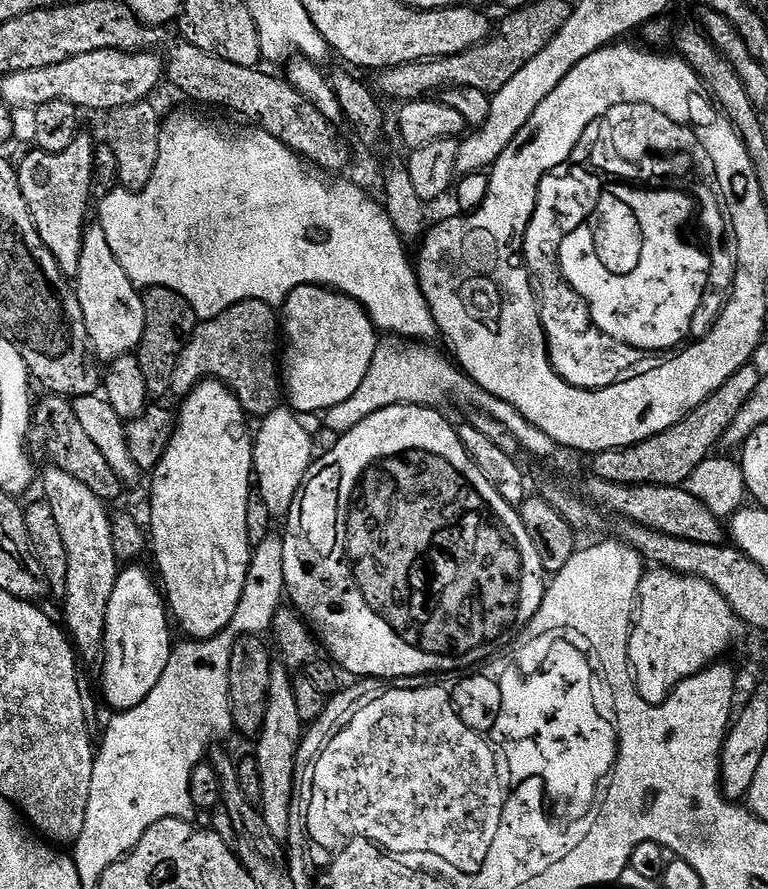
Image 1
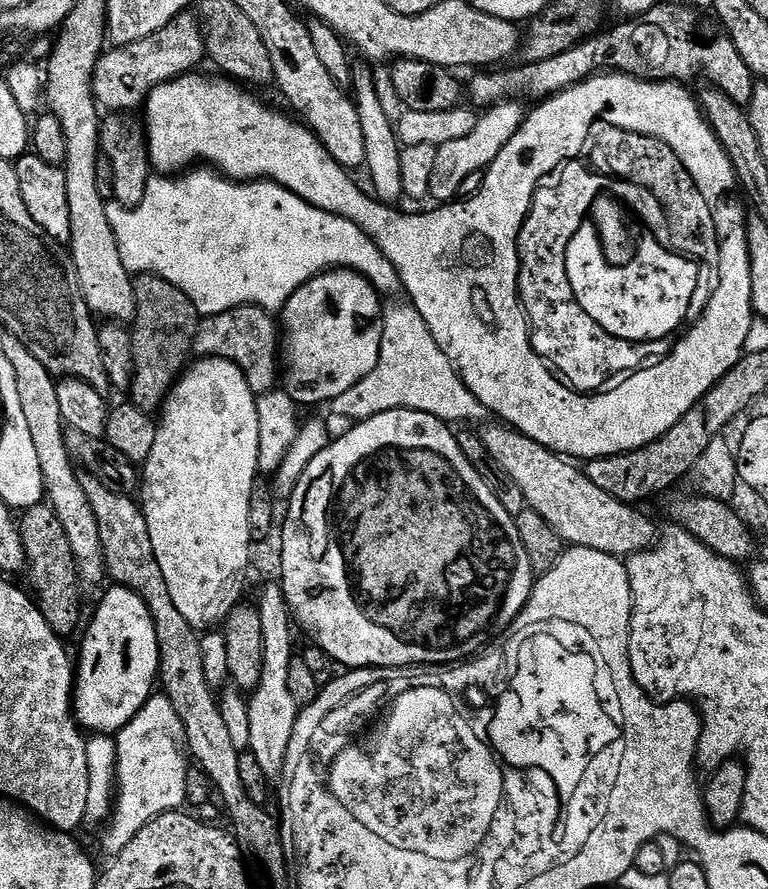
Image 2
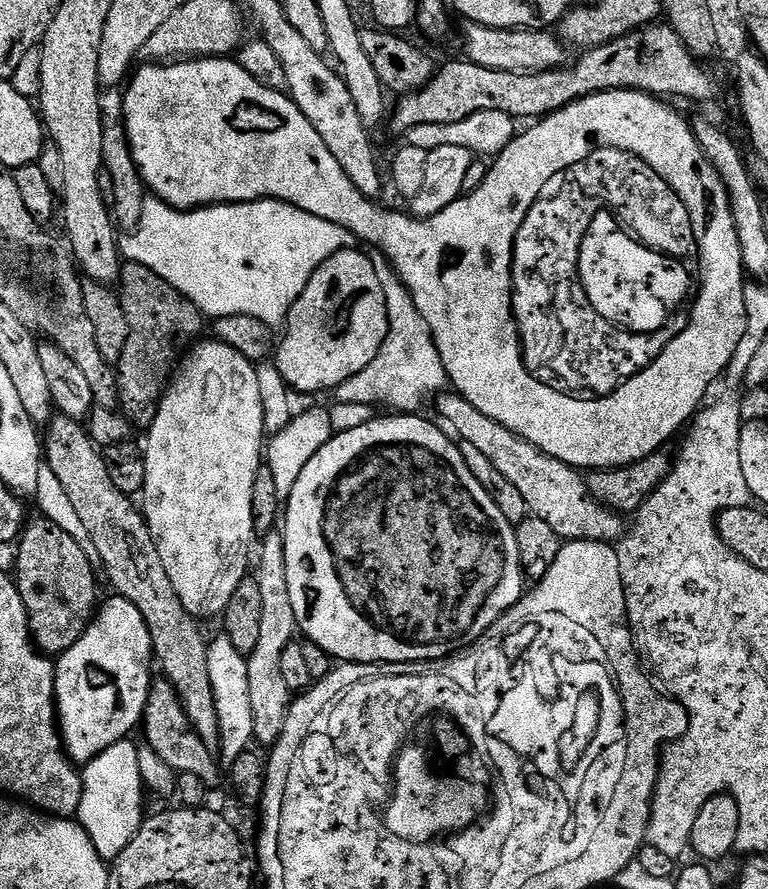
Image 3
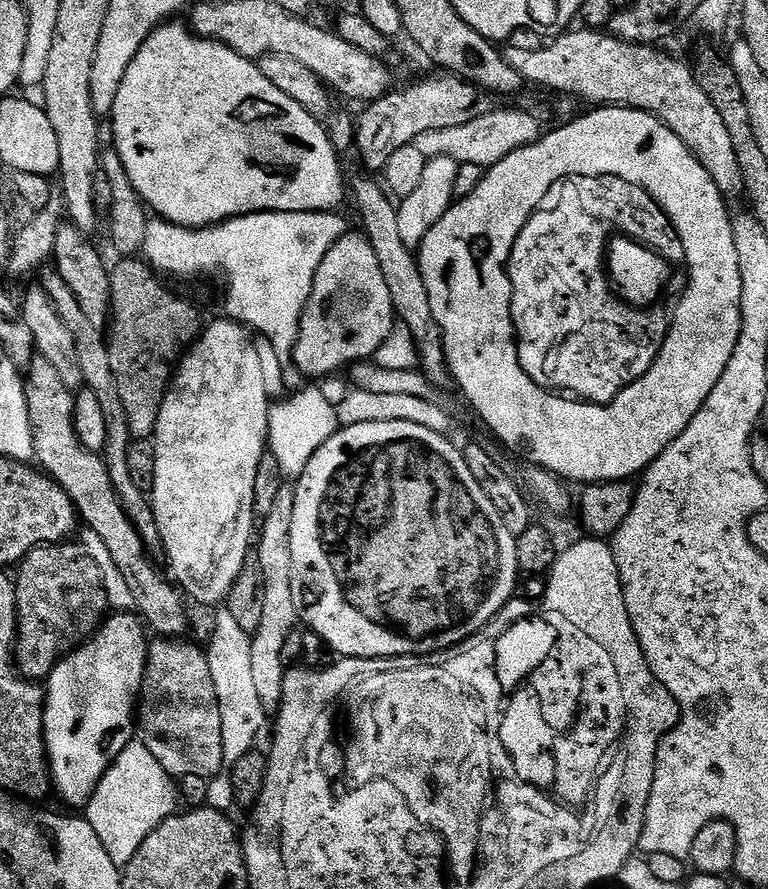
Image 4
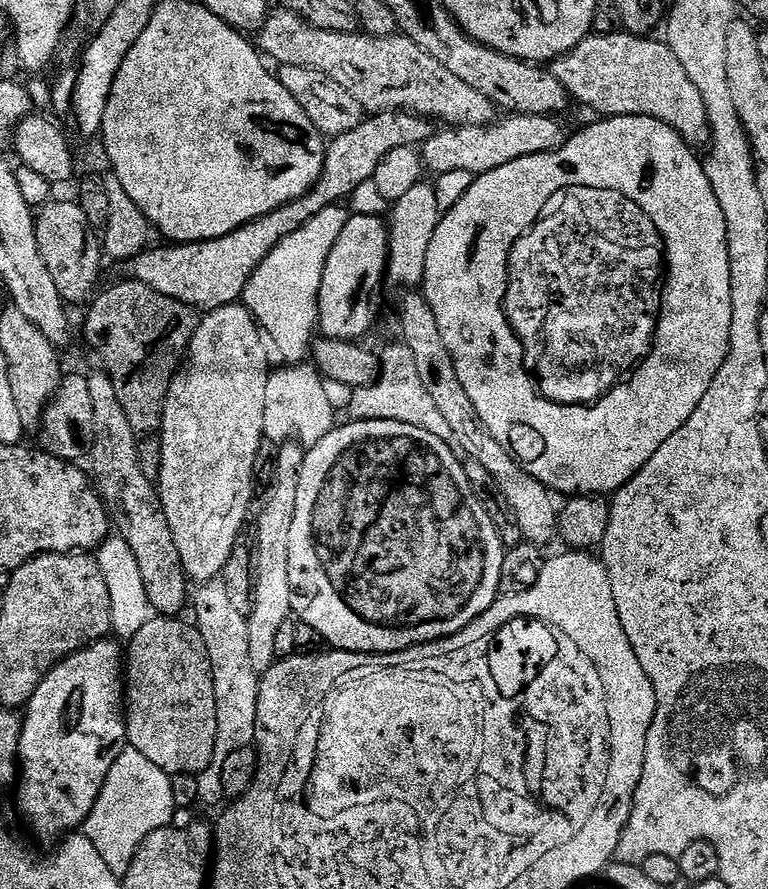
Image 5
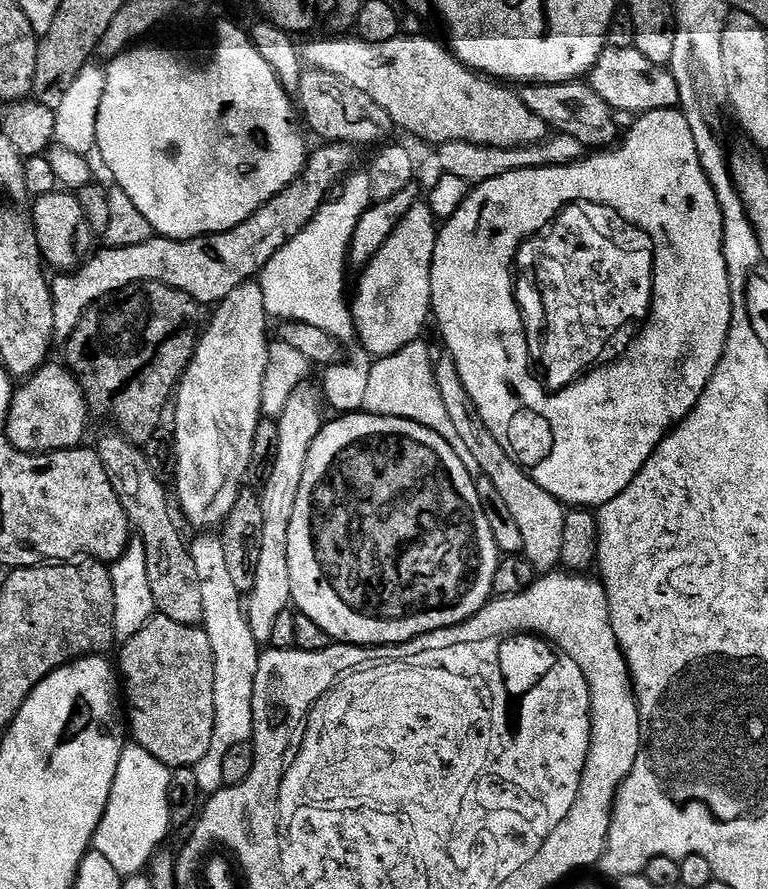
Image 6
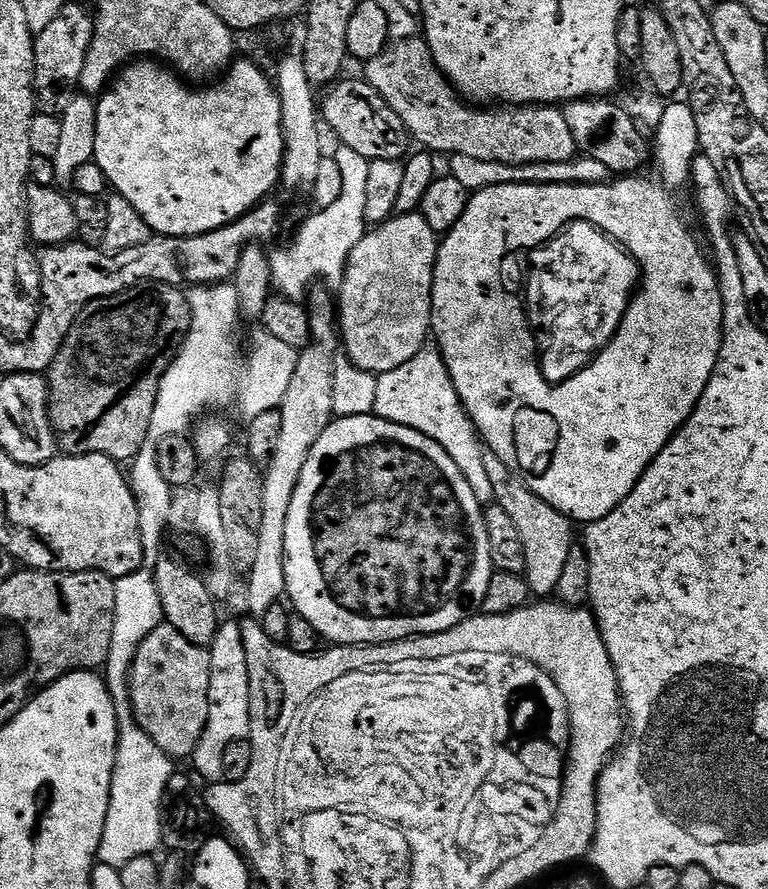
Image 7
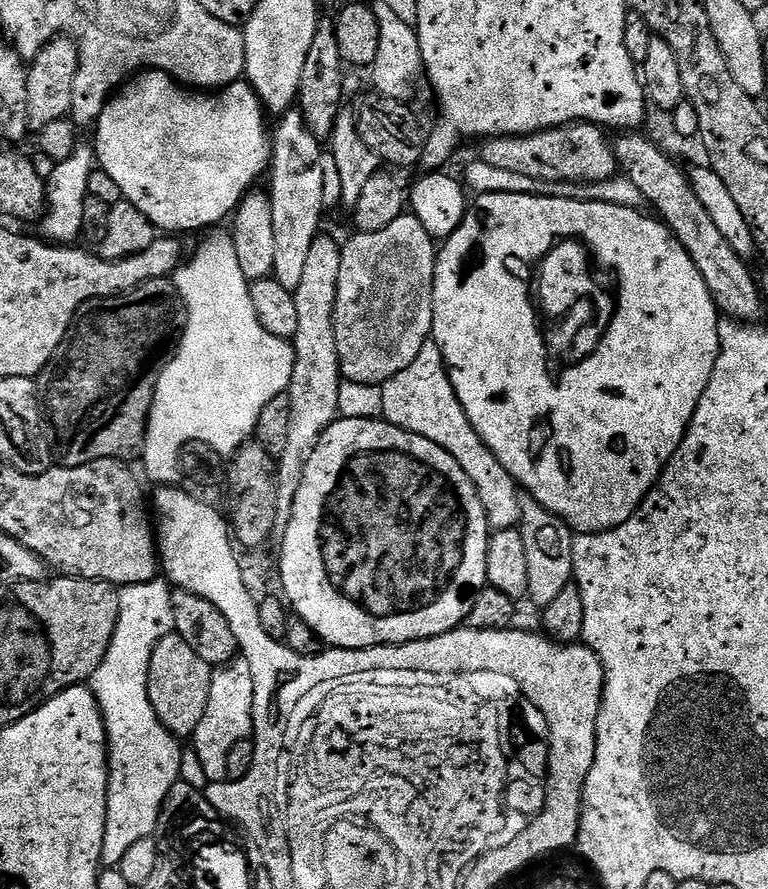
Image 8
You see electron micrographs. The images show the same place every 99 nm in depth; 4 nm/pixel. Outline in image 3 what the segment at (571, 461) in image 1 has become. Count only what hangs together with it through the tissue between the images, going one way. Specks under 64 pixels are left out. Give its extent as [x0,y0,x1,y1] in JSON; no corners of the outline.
[334,251,449,414]

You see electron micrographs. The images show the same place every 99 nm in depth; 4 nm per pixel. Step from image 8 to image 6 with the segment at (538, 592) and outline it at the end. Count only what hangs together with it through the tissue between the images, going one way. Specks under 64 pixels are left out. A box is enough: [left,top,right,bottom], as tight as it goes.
[432,354,566,574]

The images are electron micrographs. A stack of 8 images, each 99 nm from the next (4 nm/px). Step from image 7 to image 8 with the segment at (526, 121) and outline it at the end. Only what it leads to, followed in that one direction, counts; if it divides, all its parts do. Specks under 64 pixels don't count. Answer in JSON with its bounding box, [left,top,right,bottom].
[478,124,618,184]

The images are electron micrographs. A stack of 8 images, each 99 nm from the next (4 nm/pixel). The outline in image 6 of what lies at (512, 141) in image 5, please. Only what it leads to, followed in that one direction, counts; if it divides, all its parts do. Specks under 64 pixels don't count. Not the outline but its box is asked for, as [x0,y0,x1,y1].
[435,135,586,186]

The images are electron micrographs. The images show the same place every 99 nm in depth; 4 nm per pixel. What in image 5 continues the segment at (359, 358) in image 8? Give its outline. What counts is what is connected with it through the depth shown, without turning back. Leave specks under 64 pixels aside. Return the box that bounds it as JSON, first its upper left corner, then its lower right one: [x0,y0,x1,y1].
[386,182,442,290]

